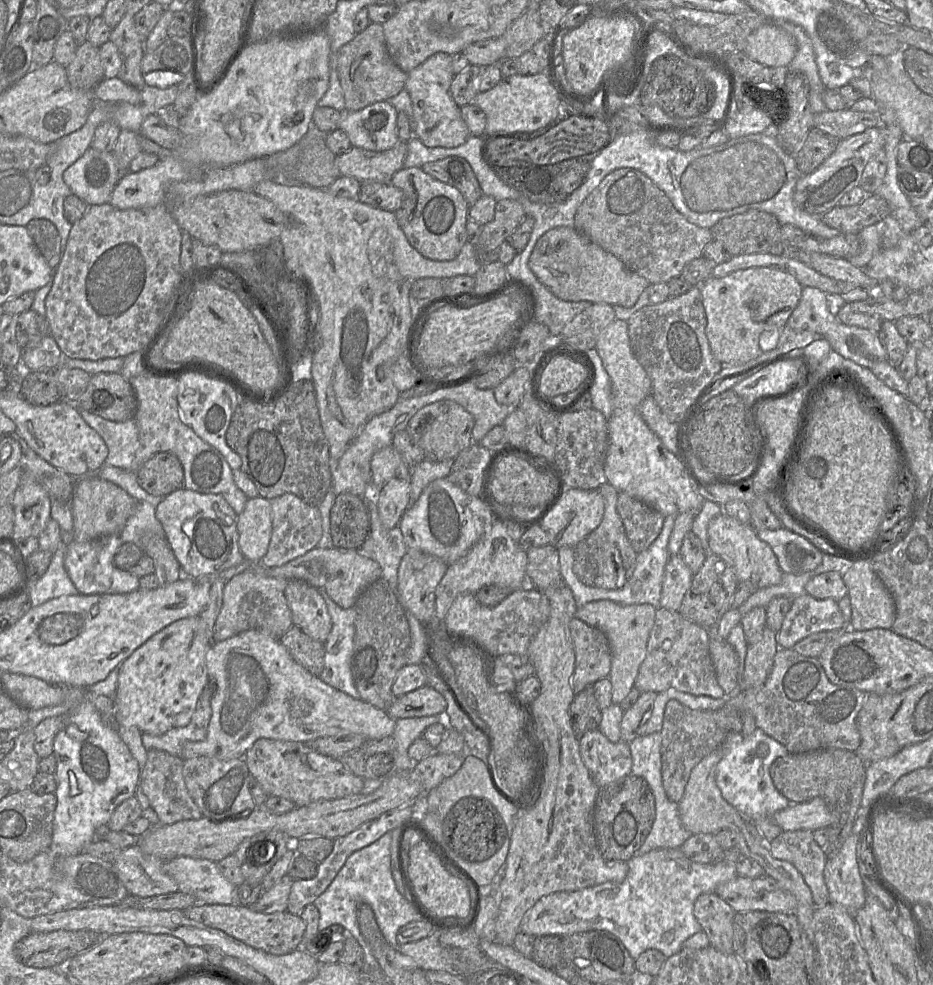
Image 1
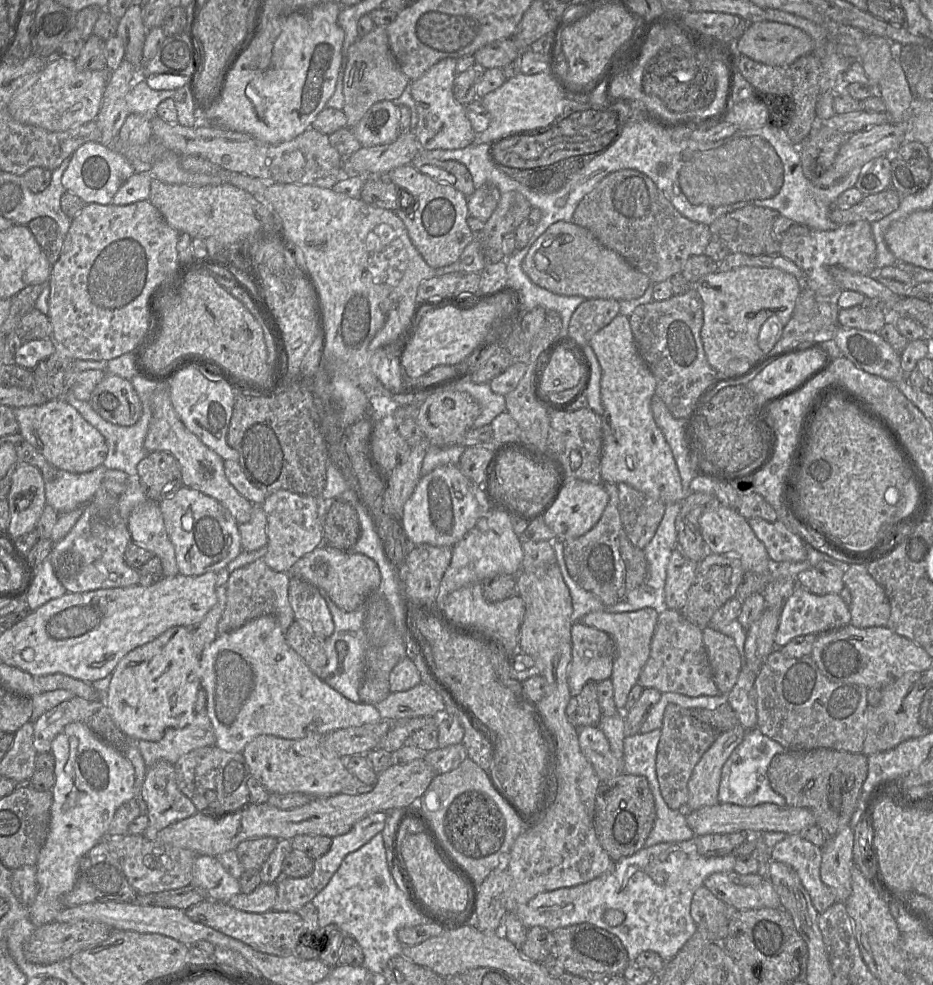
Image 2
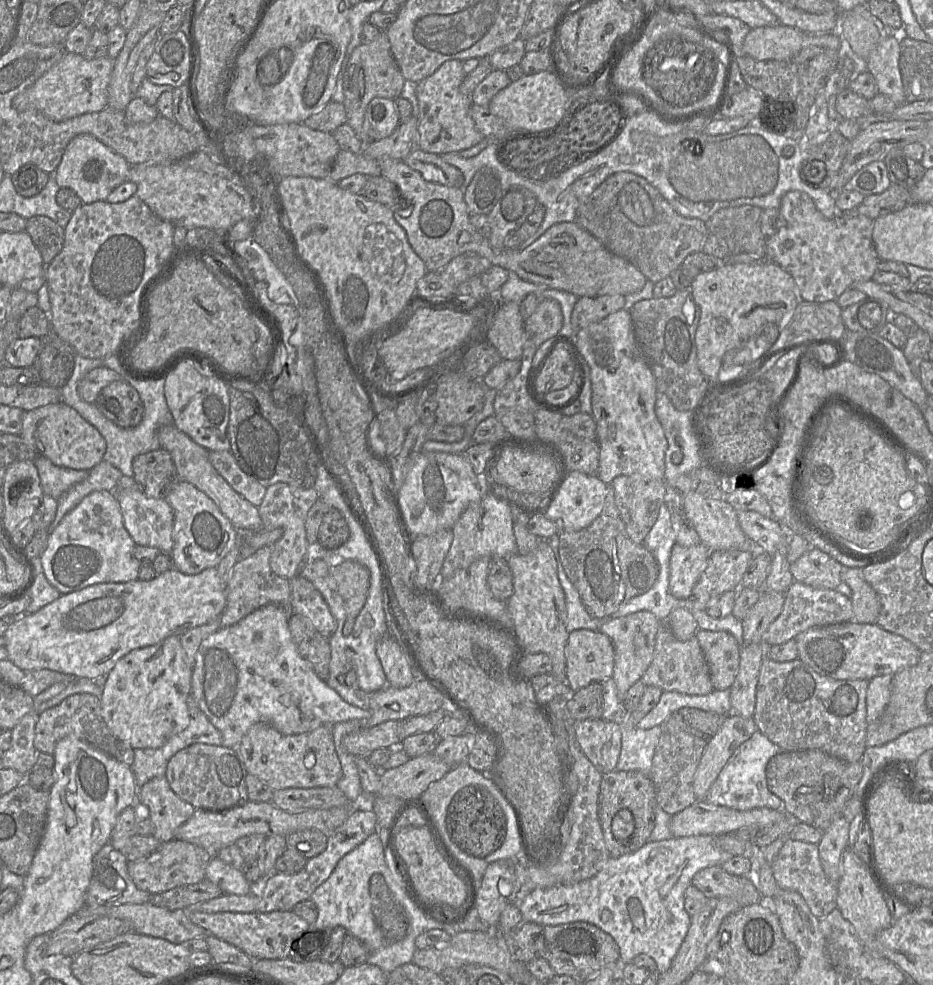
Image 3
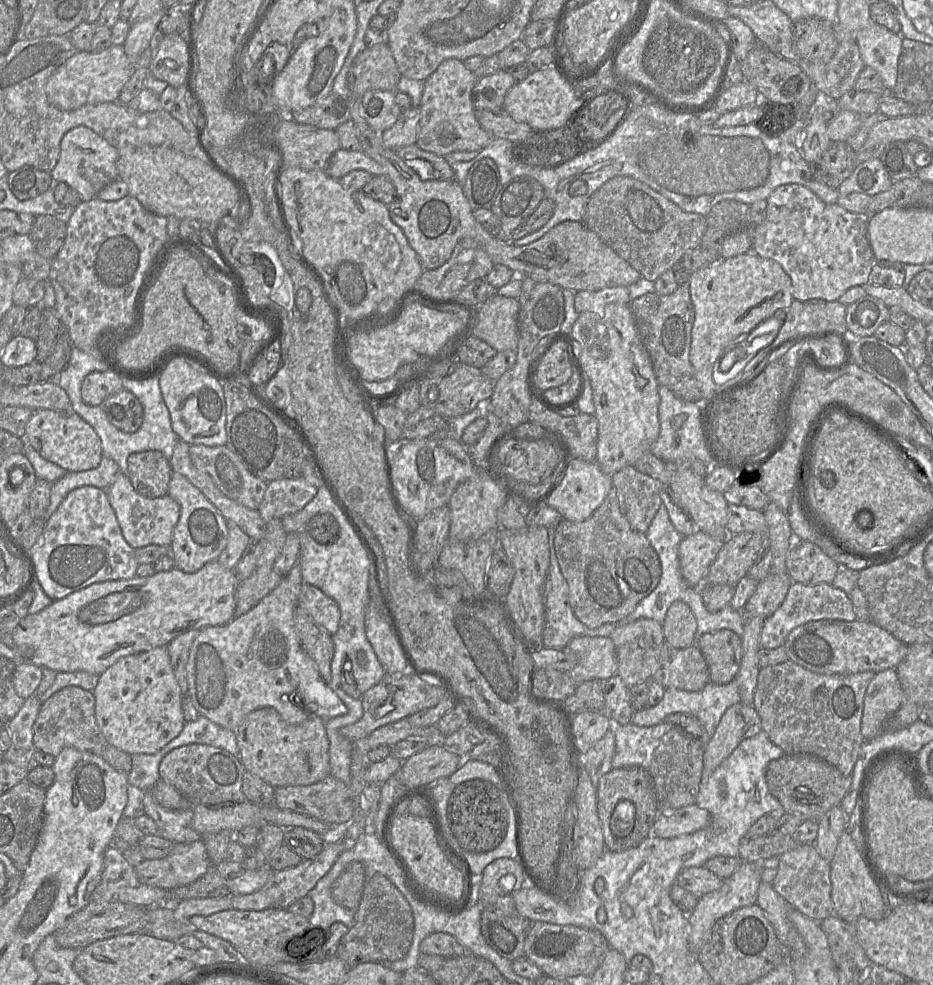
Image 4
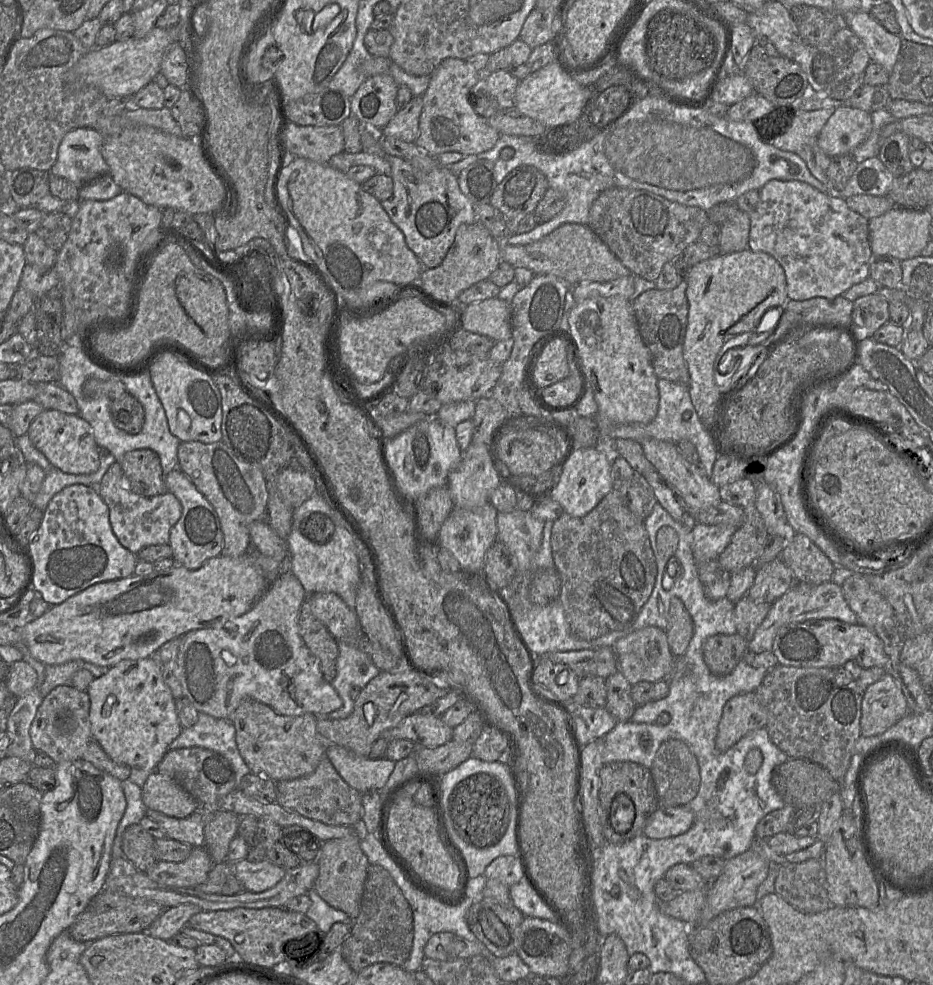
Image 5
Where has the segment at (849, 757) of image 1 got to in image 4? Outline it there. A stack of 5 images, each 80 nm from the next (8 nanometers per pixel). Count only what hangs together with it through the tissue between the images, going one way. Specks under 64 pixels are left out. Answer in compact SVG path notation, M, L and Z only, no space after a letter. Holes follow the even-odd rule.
M785 754L766 767L769 792L788 814L799 814L806 820L819 822L834 806L841 804L852 784L852 776L844 776L835 766L809 754Z

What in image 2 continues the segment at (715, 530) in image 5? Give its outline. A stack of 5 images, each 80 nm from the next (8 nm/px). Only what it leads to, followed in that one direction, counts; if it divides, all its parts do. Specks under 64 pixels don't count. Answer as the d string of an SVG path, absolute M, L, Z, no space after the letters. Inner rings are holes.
M678 547L673 550L665 582L665 602L668 609L681 611L684 608L697 566L698 563L687 558Z

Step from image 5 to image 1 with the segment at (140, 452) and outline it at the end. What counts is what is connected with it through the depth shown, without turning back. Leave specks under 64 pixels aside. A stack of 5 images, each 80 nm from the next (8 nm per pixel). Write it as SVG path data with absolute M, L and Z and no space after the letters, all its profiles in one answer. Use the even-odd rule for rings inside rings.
M158 452L136 472L139 485L150 495L165 497L184 487L184 471L171 452Z

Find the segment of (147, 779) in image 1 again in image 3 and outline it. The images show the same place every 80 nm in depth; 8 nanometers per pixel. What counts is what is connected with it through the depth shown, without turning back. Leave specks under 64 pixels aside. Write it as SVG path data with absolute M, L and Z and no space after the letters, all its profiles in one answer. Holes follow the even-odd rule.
M165 775L151 779L140 788L140 801L154 824L153 836L161 843L174 840L176 829L196 810L172 791Z

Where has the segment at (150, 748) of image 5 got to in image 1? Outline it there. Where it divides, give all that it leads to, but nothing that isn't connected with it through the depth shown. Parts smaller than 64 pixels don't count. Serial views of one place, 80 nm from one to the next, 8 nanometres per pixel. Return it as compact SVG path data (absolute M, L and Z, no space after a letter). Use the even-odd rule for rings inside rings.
M197 616L168 625L137 648L118 666L117 687L112 698L118 722L151 735L187 726L209 681L206 653L212 644L213 639L204 634Z

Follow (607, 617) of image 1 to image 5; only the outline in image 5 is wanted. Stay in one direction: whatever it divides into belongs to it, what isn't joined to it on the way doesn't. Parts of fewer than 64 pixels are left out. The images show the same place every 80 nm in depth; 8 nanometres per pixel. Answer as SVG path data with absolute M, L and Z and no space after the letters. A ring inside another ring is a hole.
M648 626L636 630L618 640L612 649L617 658L618 670L631 685L641 681L655 683L668 679L672 671L675 656L670 649L666 631L661 628Z

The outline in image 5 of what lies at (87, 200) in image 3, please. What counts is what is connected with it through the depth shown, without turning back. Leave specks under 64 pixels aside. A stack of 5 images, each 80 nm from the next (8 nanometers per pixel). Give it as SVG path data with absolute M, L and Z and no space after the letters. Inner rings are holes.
M77 128L62 139L57 159L49 170L53 176L69 180L77 187L109 174L109 166L101 154L105 137L92 128Z

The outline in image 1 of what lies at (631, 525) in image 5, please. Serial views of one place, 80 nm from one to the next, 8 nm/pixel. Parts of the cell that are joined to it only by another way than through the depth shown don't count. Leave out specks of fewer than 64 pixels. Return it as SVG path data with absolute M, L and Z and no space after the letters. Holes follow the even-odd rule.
M605 483L596 490L604 500L604 514L599 526L572 548L573 572L586 586L617 590L624 586L632 576L638 553L628 540L624 525L617 512L617 489L609 483Z

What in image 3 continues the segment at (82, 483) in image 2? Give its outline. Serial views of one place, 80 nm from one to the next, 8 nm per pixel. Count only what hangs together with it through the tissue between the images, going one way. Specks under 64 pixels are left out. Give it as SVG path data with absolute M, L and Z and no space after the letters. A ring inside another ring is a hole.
M37 456L33 464L37 468L45 495L58 500L71 487L88 477L89 471L73 470L54 465L43 456Z

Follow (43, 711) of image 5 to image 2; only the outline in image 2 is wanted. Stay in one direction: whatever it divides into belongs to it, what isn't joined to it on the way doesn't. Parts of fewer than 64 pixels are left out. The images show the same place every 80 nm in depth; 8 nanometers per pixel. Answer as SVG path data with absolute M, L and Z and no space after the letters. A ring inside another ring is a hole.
M75 696L45 712L34 723L34 748L37 753L51 752L52 741L63 731L66 725L73 722L85 724L100 741L123 754L125 754L125 751L131 745L131 738L125 735L115 724L107 706L103 702L99 700L90 701Z

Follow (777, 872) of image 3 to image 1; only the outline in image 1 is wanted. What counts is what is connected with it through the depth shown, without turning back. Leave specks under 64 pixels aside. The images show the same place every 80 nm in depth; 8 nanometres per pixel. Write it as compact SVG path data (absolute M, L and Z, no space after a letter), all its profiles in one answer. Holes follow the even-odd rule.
M811 830L782 831L769 845L775 859L791 863L802 875L816 908L830 902L824 881L827 856L815 842Z

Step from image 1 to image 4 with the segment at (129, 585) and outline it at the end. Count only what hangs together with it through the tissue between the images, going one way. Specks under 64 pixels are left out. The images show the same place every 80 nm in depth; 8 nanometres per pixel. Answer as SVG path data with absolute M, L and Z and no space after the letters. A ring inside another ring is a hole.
M82 486L70 491L54 513L46 521L40 543L32 549L37 580L46 595L60 600L91 584L109 580L128 580L136 577L139 565L135 549L125 540L106 490Z

